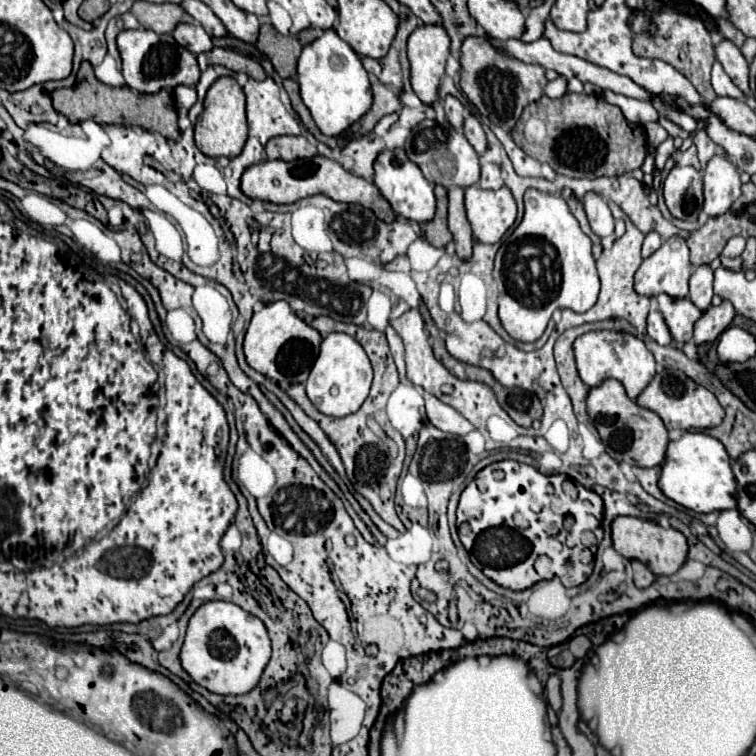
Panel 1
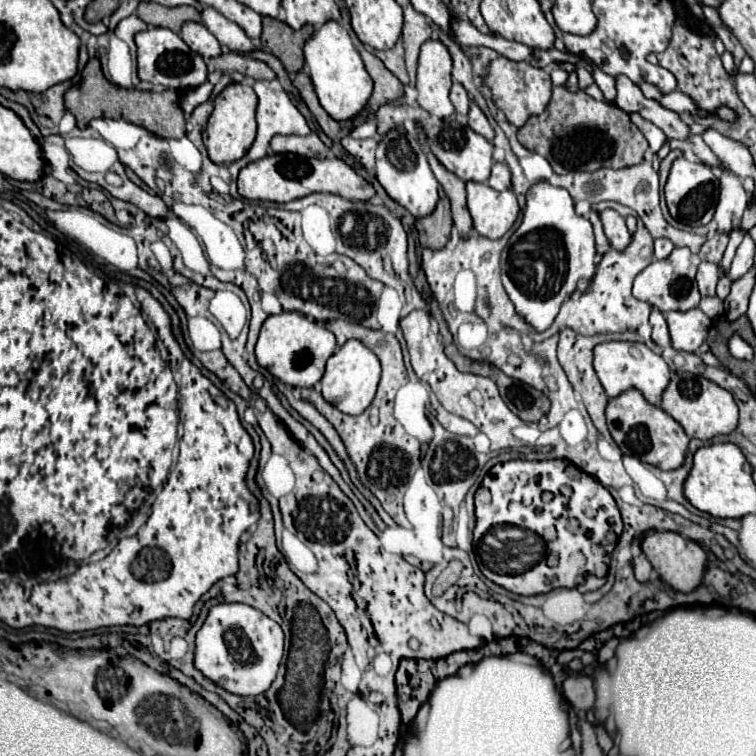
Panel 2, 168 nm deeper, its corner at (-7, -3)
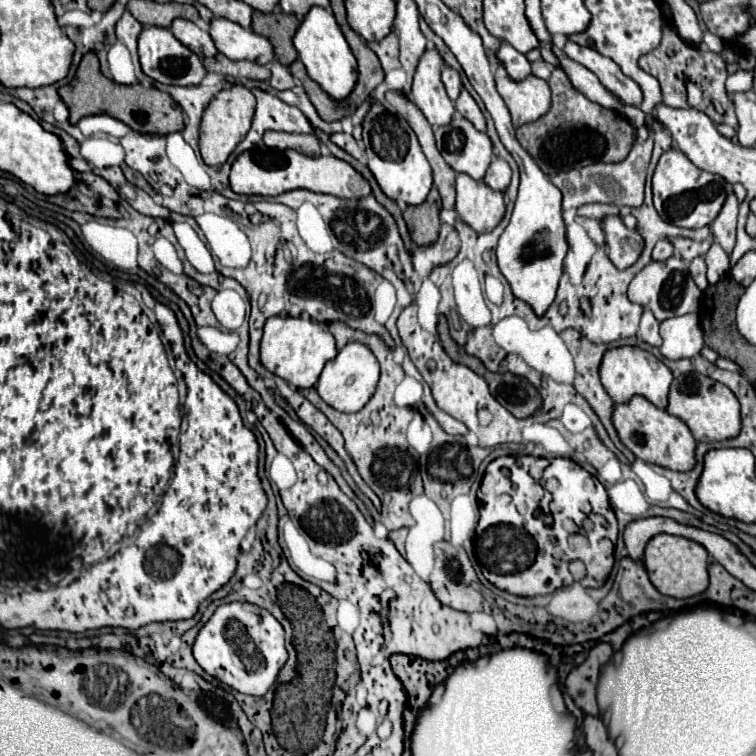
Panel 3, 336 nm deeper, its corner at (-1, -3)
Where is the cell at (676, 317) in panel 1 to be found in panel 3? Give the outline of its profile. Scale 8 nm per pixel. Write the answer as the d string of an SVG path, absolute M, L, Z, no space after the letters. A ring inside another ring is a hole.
M688 313L682 317L672 317L660 323L660 335L664 339L660 353L666 359L690 359L698 355L704 347L702 327L696 313Z

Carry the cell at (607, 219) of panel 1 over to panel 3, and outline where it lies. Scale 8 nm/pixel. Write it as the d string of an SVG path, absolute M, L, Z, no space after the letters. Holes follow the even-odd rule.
M606 217L604 219L604 233L608 245L608 257L618 269L628 269L638 261L644 251L644 239L634 229L626 229L620 217Z

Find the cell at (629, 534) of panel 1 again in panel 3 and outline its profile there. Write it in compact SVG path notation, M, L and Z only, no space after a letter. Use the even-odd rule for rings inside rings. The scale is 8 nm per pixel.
M666 533L652 537L646 545L644 567L648 571L652 585L662 595L668 595L668 597L676 597L676 599L694 597L706 591L708 587L708 551L700 543L690 541L686 537L666 535Z

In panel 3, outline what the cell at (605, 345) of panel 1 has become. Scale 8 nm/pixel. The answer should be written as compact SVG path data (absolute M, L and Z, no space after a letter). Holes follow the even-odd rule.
M640 347L610 349L602 359L600 379L602 379L602 385L608 391L608 395L614 399L614 403L628 403L634 395L642 395L660 409L668 407L672 371L660 359L656 359L652 353L648 353Z

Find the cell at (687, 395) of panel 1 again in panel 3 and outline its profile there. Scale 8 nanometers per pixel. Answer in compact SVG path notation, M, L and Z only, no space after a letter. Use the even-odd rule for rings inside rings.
M686 373L678 375L670 387L670 405L666 409L670 415L680 417L692 431L698 441L716 443L724 439L732 439L740 433L740 403L736 395L722 383L700 375L700 373Z

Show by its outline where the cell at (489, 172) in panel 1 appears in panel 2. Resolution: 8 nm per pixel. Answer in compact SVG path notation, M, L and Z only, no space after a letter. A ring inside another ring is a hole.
M494 163L492 173L488 179L488 185L496 191L506 191L510 189L510 169L506 163Z

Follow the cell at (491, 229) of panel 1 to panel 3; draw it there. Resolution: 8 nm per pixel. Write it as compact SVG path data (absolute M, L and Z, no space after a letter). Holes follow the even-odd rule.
M460 173L456 179L456 205L458 217L476 233L492 231L504 217L506 205L500 191L490 189L484 181Z

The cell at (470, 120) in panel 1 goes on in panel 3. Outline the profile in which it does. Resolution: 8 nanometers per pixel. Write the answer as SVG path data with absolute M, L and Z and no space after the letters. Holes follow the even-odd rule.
M462 89L458 99L456 99L456 109L462 113L462 117L466 117L478 131L486 131L486 121L484 121L484 115L478 107L478 103L472 99L472 95Z

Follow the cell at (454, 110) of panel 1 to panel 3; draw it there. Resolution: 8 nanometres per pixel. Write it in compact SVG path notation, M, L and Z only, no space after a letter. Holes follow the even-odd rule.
M444 65L444 67L442 67L442 83L444 83L446 91L448 91L448 97L454 101L454 99L458 97L460 89L462 89L462 83L460 83L460 75L458 75L458 71L452 69L450 65Z

